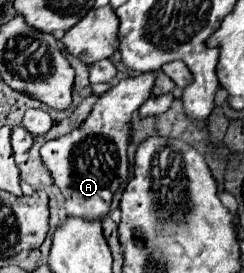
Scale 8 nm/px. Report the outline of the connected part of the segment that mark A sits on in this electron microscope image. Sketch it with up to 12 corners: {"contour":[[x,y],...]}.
{"contour":[[156,72],[124,78],[40,148],[72,216],[128,180],[128,126]]}

